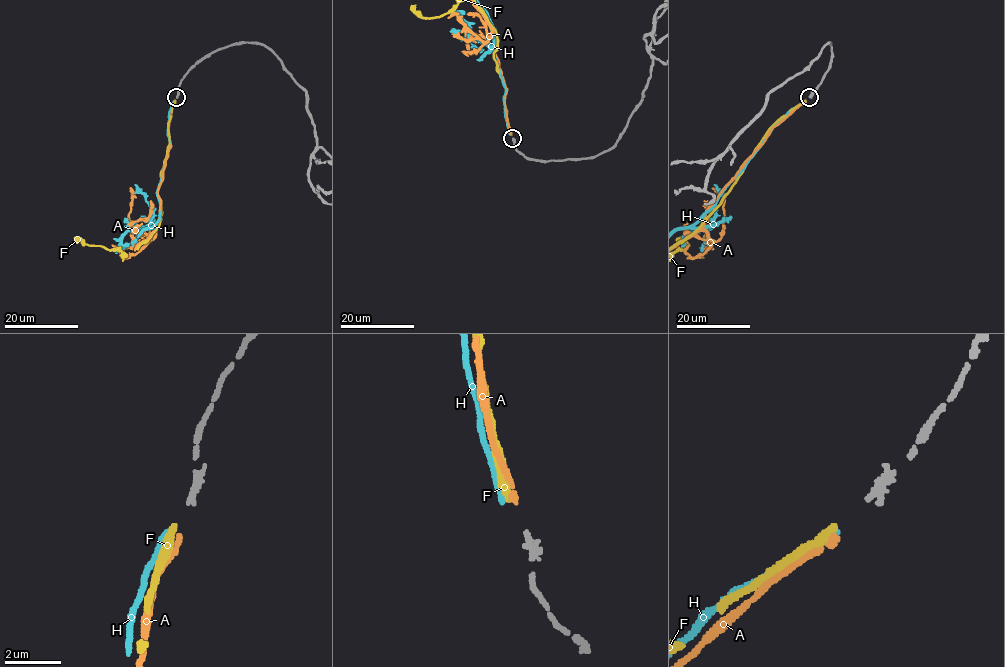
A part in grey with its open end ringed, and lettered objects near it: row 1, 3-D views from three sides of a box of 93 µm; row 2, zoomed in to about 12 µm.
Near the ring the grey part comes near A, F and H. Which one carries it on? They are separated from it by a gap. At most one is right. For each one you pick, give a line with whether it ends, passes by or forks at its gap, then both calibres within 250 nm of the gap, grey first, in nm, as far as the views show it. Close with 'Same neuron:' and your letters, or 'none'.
A: it ends; calibres 280 and 190 nm
Same neuron: A

